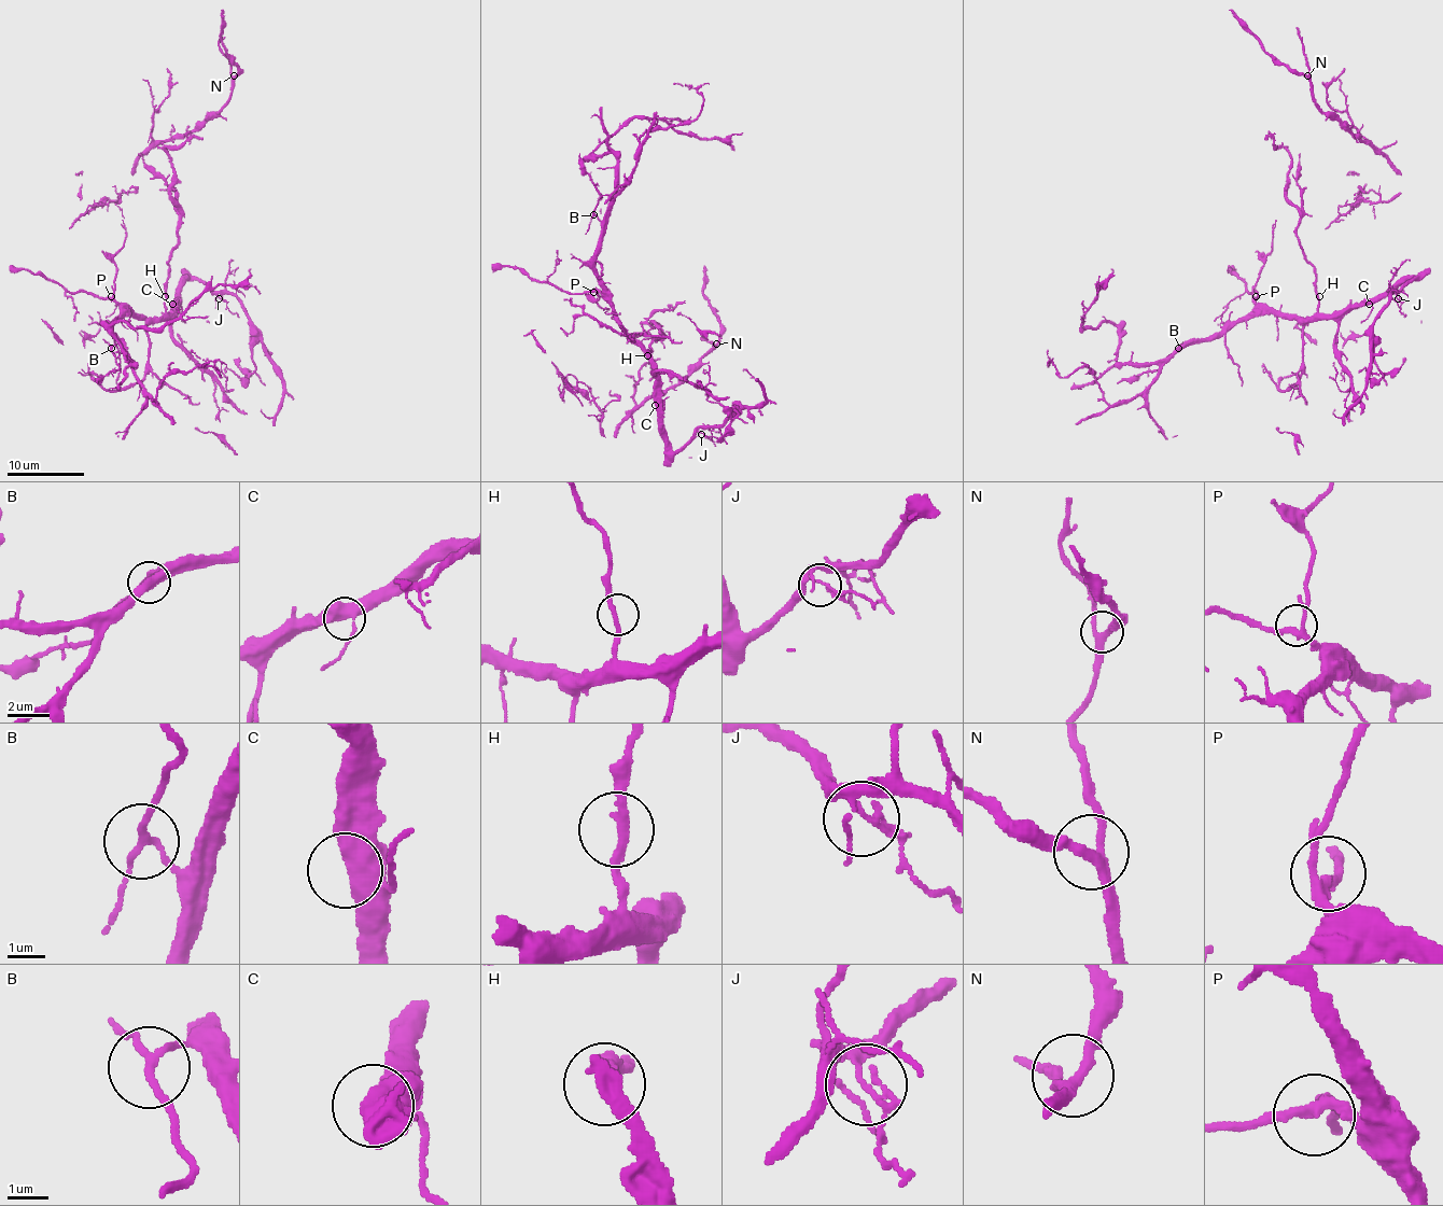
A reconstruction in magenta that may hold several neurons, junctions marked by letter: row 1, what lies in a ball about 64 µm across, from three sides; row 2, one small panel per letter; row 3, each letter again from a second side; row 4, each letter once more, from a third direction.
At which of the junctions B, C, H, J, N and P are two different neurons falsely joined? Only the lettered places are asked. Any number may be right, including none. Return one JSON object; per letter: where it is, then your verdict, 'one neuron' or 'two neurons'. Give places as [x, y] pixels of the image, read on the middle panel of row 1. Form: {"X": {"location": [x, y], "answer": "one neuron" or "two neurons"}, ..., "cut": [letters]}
{"B": {"location": [593, 214], "answer": "one neuron"}, "C": {"location": [655, 405], "answer": "one neuron"}, "H": {"location": [647, 355], "answer": "one neuron"}, "J": {"location": [701, 434], "answer": "one neuron"}, "N": {"location": [716, 344], "answer": "one neuron"}, "P": {"location": [593, 292], "answer": "one neuron"}, "cut": []}

